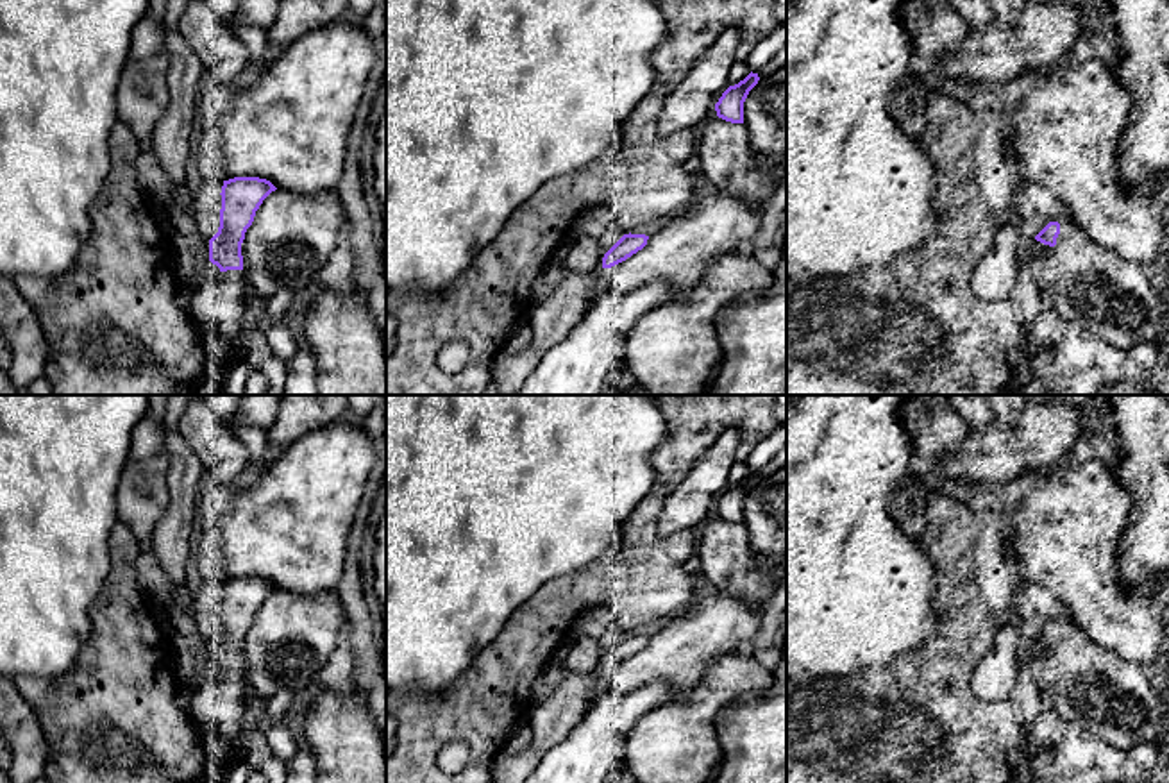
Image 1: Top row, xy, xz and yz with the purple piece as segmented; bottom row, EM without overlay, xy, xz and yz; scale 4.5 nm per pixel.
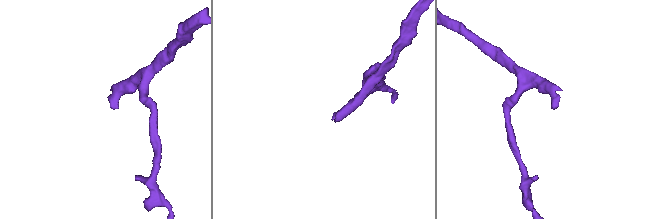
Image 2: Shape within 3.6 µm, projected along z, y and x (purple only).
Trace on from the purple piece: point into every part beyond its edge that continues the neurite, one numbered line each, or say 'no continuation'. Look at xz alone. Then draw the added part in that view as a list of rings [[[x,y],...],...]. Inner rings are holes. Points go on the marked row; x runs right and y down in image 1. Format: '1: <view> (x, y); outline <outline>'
1: xz (610, 238); outline [[[611,229],[608,231],[602,238],[601,238],[601,243],[602,243],[602,248],[604,248],[604,254],[624,236],[624,232],[620,229]]]

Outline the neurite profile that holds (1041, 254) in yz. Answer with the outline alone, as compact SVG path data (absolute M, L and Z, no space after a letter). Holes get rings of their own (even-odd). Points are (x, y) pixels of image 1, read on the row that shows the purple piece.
M1035 238L1031 240L1030 259L1033 261L1033 265L1053 266L1053 256L1055 256L1055 247L1044 245L1037 241Z

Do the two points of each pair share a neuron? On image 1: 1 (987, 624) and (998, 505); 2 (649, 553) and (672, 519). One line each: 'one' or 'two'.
1: two
2: two

